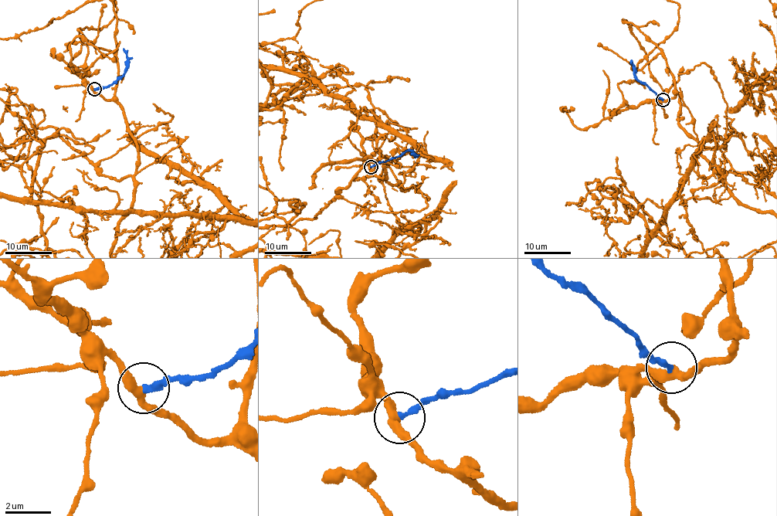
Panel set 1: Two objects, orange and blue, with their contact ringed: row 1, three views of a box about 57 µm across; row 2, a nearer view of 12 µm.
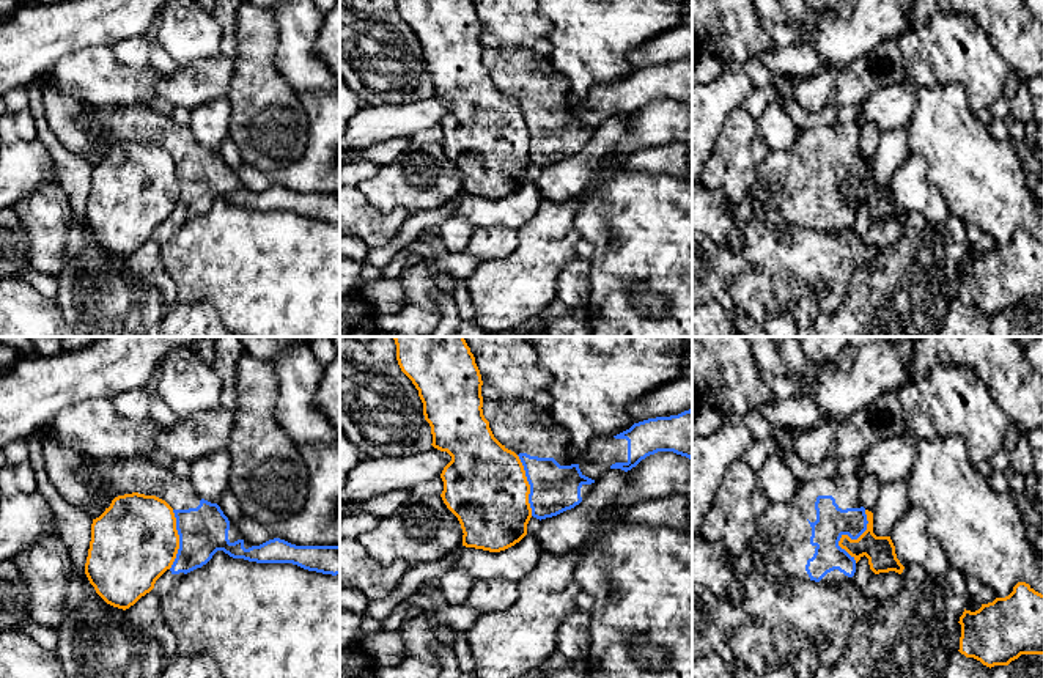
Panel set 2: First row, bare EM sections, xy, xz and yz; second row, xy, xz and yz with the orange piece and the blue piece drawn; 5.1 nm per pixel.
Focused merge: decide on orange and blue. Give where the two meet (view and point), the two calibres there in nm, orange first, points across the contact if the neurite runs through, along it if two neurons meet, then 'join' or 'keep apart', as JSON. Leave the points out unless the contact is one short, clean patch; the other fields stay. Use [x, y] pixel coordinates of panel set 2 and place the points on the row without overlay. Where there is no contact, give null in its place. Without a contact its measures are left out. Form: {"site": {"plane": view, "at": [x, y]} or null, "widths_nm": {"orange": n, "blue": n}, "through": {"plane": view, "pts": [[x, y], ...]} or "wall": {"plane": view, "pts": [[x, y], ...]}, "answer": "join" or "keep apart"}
{"site": {"plane": "yz", "at": [850, 186]}, "widths_nm": {"orange": 150, "blue": 160}, "wall": {"plane": "yz", "pts": [[866, 158], [867, 175], [839, 189], [855, 210]]}, "answer": "keep apart"}

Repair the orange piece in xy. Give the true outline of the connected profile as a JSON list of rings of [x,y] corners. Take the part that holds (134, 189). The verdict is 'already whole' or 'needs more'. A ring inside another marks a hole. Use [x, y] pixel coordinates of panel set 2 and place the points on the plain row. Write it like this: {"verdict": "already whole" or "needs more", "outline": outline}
{"verdict": "already whole", "outline": [[[118,143],[93,167],[85,222],[110,253],[129,256],[171,216],[179,197],[173,156],[156,143]]]}

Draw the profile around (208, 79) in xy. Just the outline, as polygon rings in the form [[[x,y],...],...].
[[[220,53],[198,60],[189,68],[179,66],[157,85],[157,93],[175,107],[192,110],[212,99],[225,98],[233,72],[233,60]]]

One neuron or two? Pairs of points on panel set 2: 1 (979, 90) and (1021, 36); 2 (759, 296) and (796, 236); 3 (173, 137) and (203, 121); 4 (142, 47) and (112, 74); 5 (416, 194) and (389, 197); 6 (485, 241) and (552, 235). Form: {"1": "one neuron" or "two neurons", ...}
{"1": "two neurons", "2": "one neuron", "3": "two neurons", "4": "two neurons", "5": "one neuron", "6": "two neurons"}

